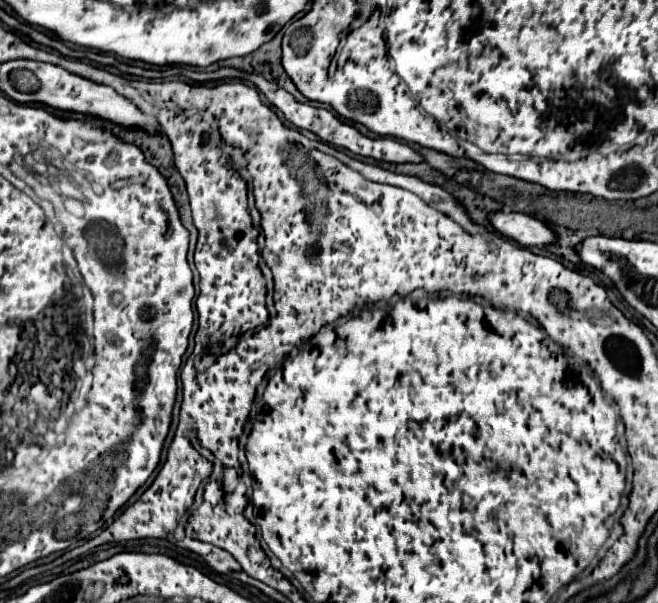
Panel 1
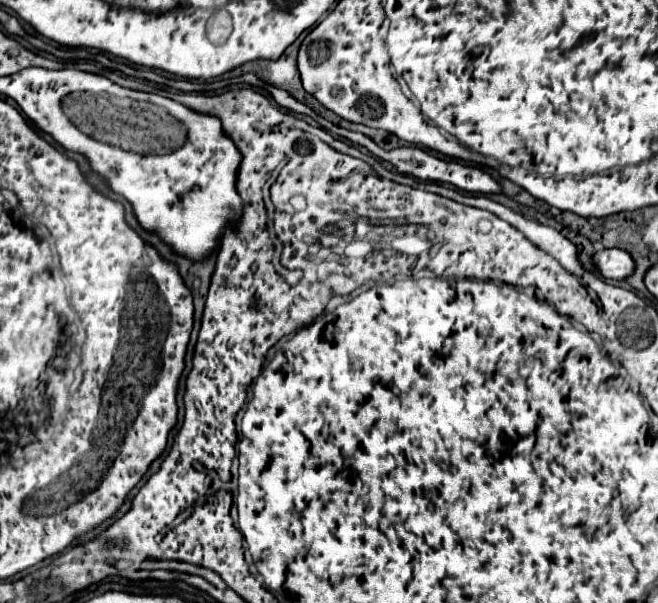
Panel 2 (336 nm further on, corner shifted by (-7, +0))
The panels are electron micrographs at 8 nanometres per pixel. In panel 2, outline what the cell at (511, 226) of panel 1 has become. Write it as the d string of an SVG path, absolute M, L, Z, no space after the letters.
M599 248L597 252L593 252L591 262L601 272L601 276L611 280L623 280L635 268L629 252L621 248Z

